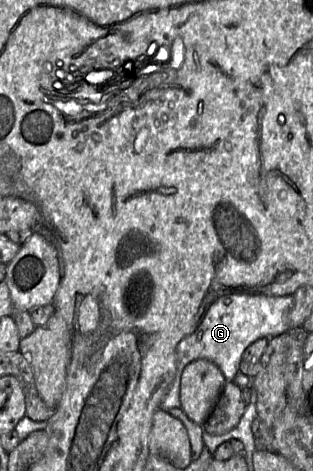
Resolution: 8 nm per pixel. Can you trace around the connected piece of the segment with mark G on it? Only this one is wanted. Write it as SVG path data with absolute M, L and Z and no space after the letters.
M233 293L218 297L208 307L204 317L193 332L185 336L176 347L177 370L171 387L165 395L160 409L168 412L180 408L180 387L184 368L191 362L207 359L214 362L227 381L233 381L239 370L244 350L260 338L271 338L287 332L291 327L289 312L293 306L293 295L272 296L261 293Z

